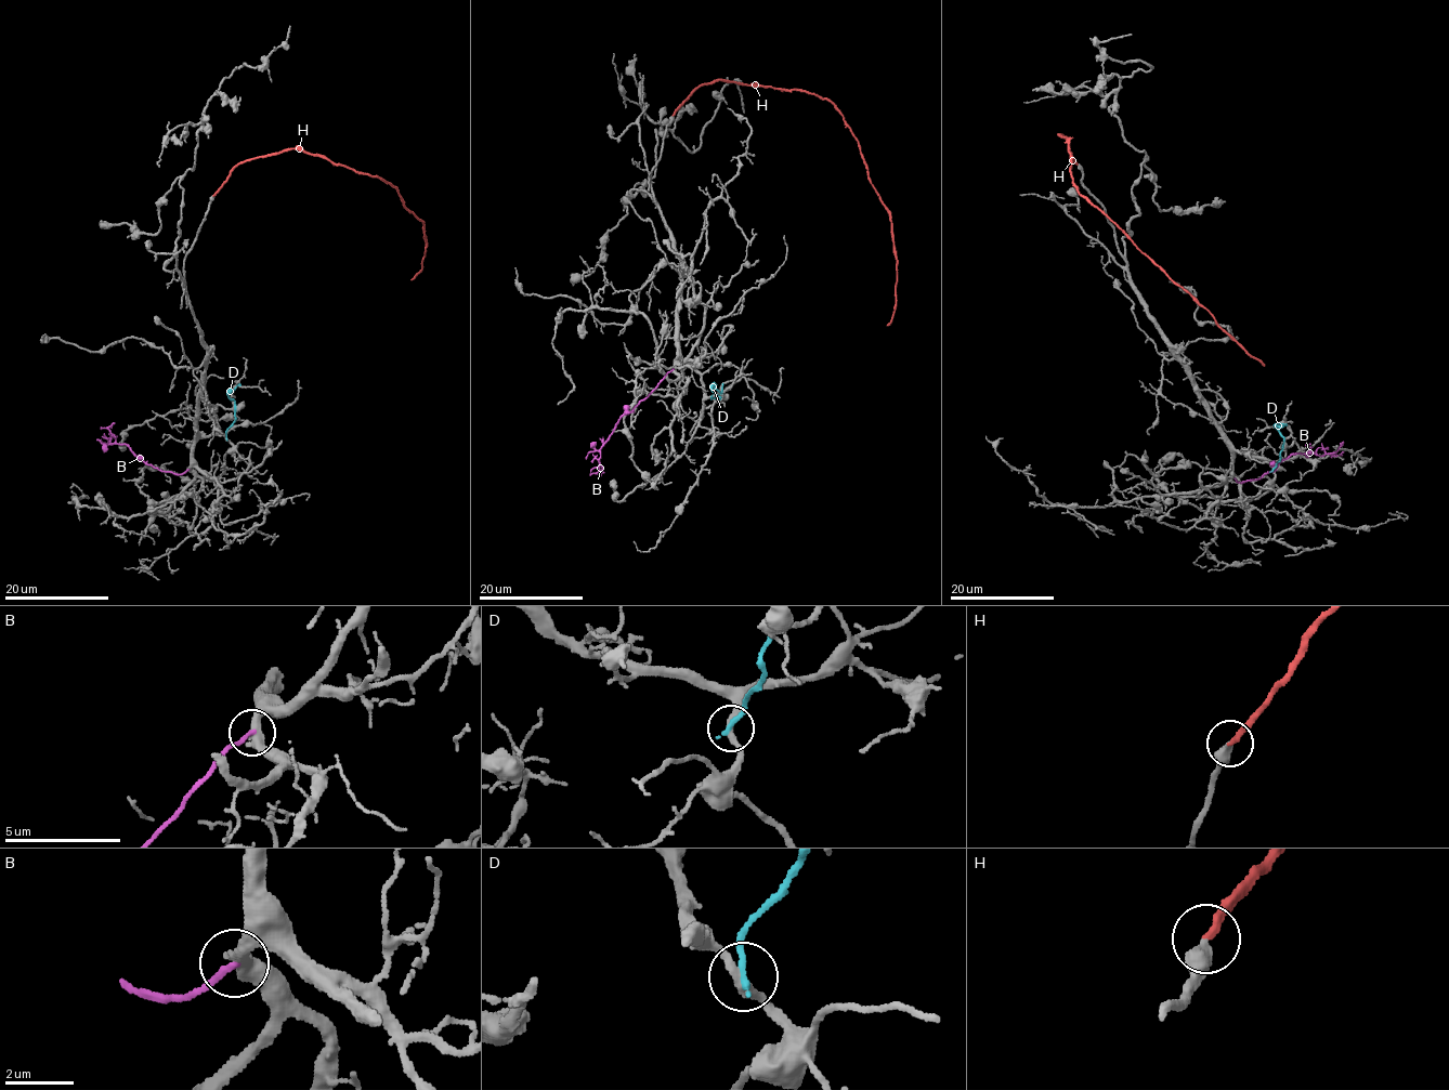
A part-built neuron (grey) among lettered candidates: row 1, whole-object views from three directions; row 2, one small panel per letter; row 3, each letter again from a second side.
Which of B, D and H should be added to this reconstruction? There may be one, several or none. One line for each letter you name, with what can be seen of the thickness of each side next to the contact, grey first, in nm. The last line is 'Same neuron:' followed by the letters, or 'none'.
H: 420/240 nm
Same neuron: H

